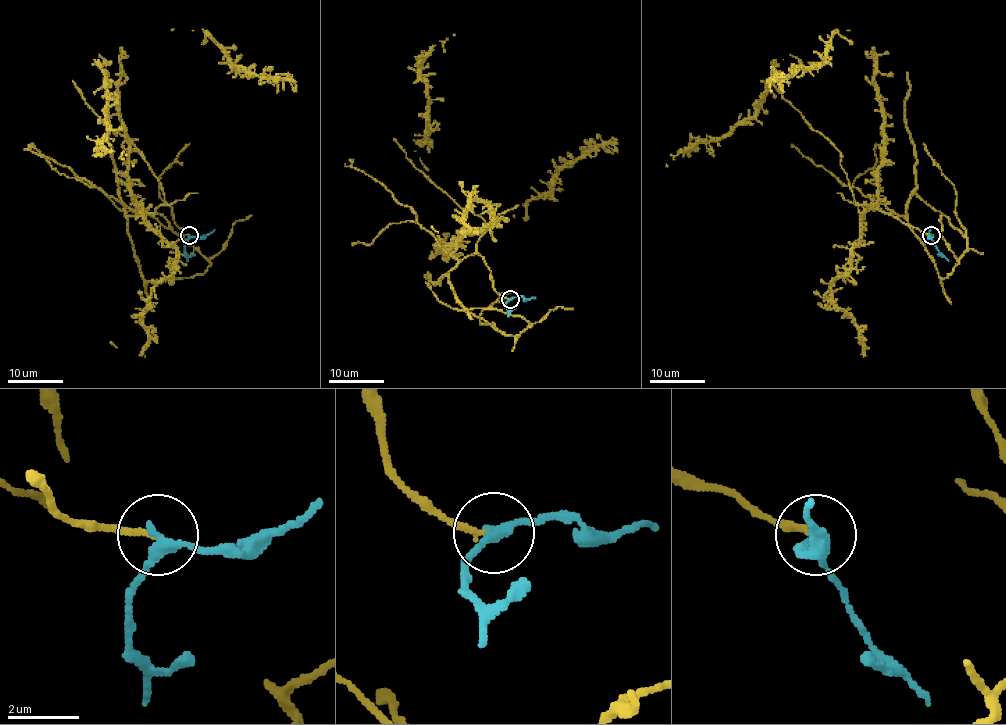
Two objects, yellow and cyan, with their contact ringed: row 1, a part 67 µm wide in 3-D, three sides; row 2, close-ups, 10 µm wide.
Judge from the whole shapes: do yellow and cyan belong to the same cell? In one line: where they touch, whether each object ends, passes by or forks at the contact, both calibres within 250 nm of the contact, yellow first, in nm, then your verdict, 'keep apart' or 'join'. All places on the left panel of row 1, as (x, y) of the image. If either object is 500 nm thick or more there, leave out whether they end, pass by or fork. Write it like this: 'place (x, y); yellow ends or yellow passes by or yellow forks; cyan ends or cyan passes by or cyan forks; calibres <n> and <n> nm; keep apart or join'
place (189, 235); yellow ends; cyan passes by; calibres 150 and 260 nm; keep apart

